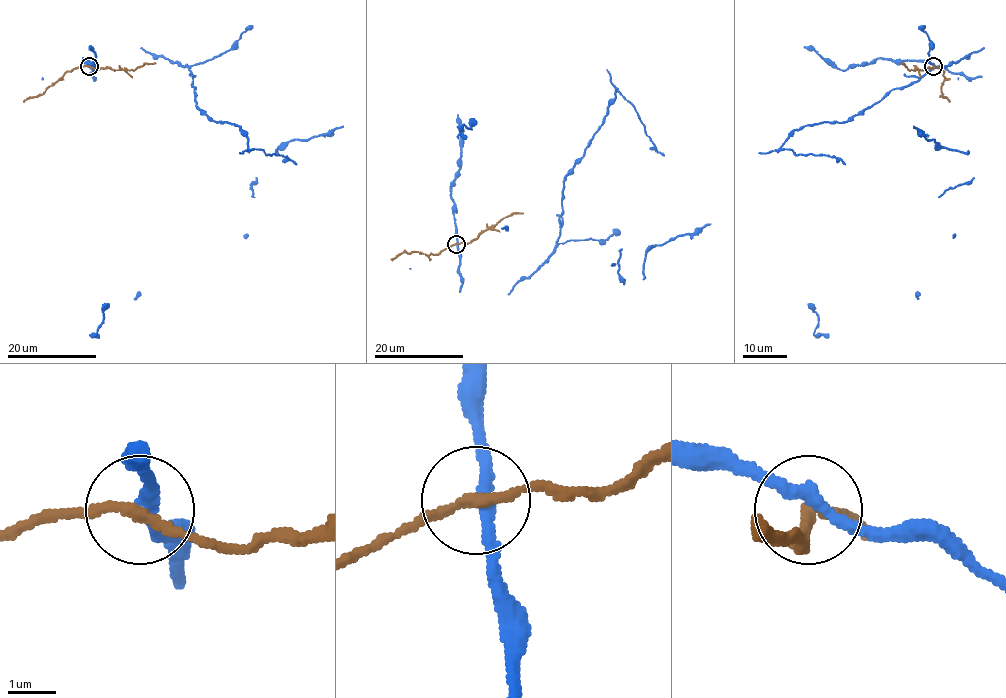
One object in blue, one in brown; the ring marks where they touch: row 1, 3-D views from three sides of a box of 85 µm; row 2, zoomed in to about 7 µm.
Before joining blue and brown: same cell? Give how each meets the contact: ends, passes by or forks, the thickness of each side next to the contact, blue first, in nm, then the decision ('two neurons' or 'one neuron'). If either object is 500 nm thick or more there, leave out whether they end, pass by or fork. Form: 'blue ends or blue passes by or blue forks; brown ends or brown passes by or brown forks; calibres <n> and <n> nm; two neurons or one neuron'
blue passes by; brown passes by; calibres 260 and 200 nm; two neurons

